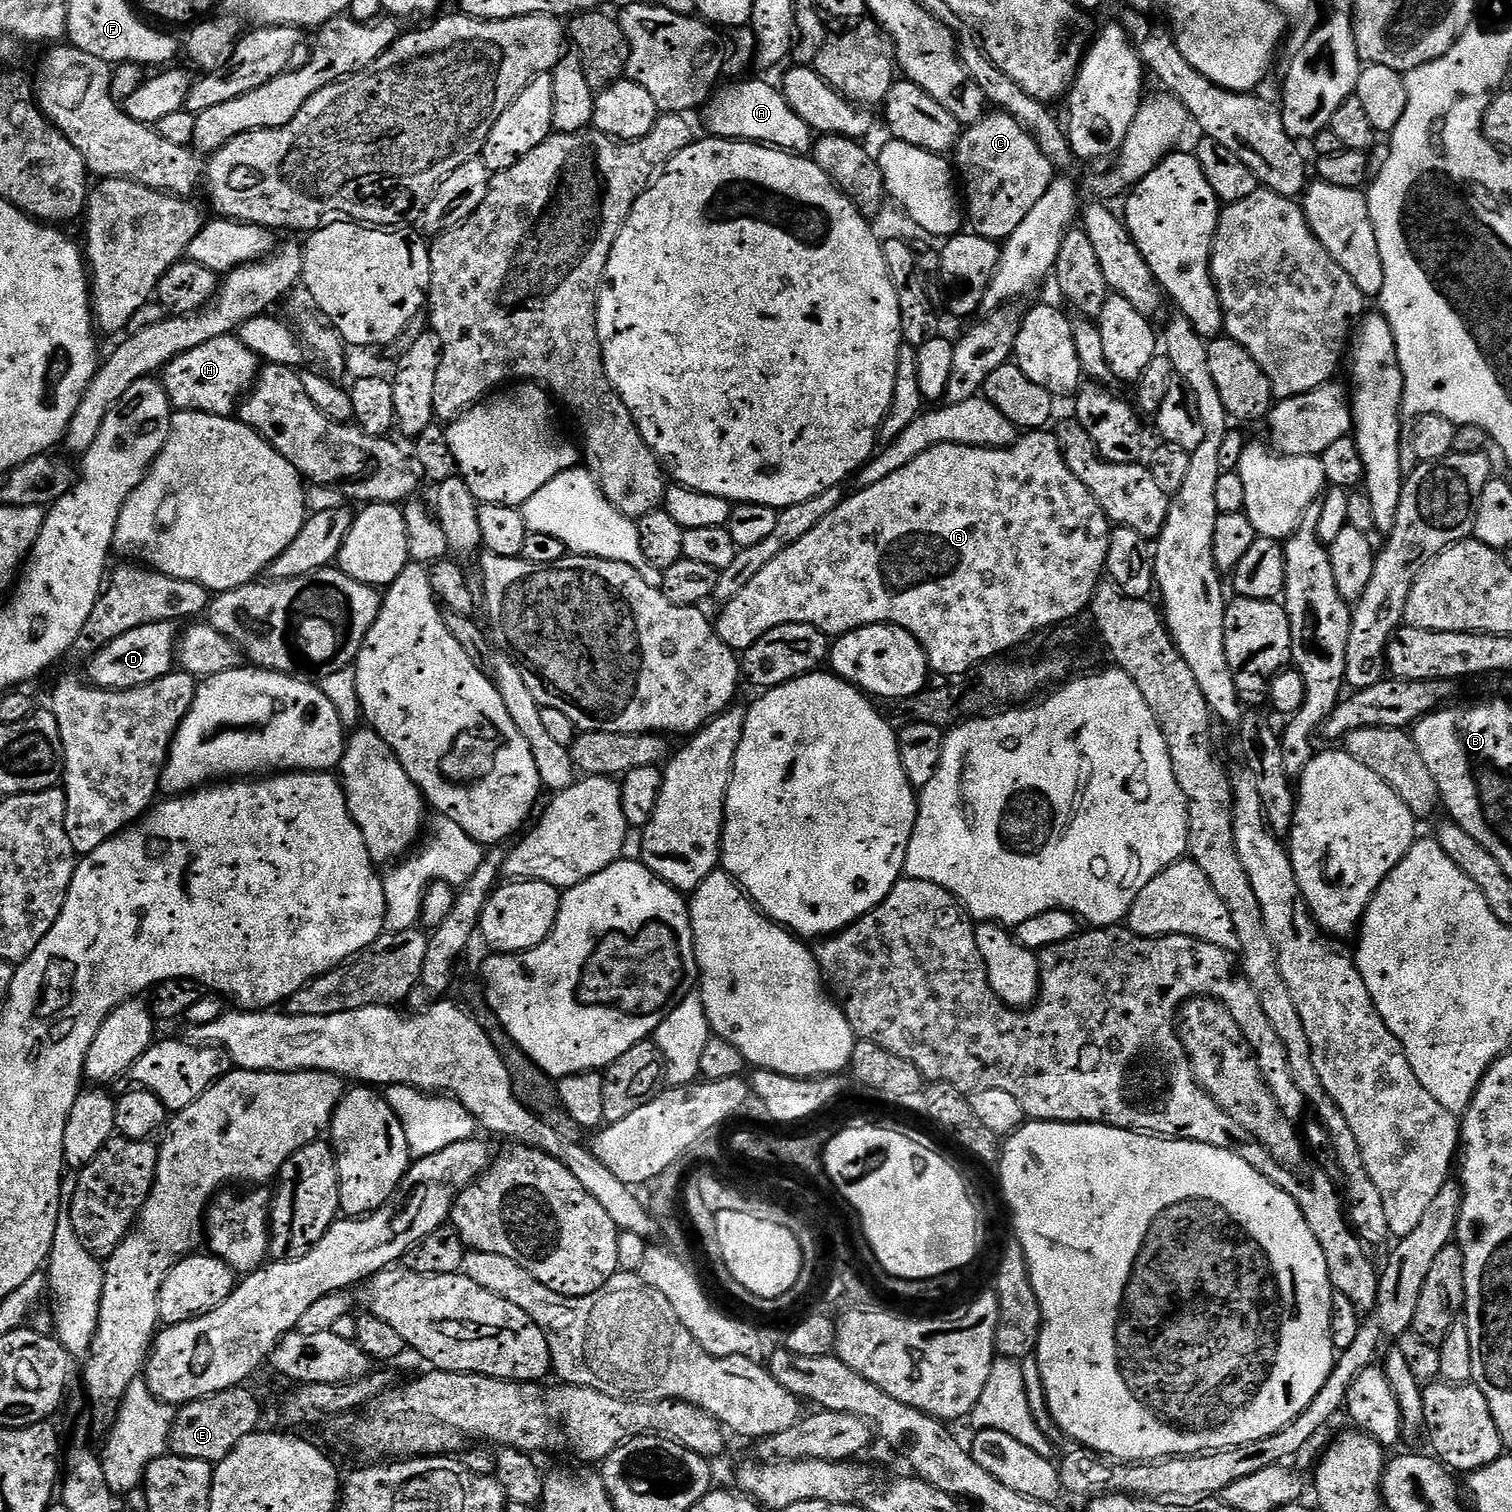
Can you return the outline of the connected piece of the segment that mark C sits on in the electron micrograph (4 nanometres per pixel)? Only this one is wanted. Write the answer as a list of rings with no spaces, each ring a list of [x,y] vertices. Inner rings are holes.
[[[999,110],[989,111],[976,124],[967,125],[961,131],[954,149],[954,172],[962,185],[962,200],[966,205],[966,220],[971,231],[987,240],[1003,242],[1007,240],[1022,218],[1034,210],[1034,205],[1041,200],[1042,194],[1051,186],[1054,179],[1054,166],[1046,154],[1040,152],[1036,139],[1024,129],[1010,114]]]

